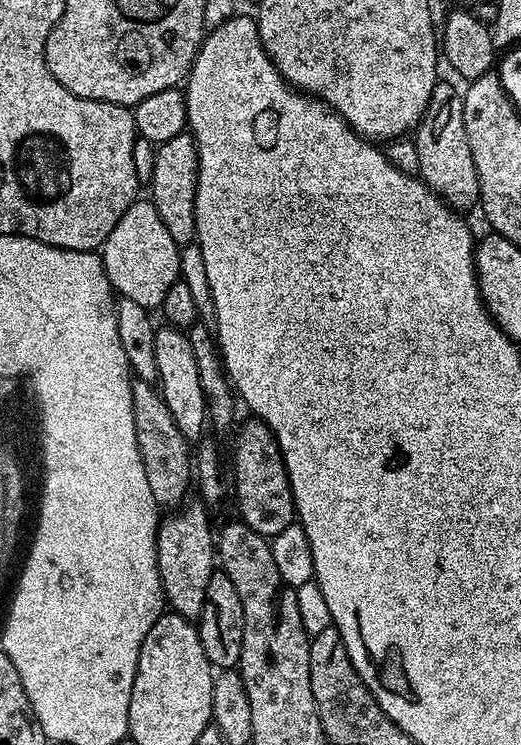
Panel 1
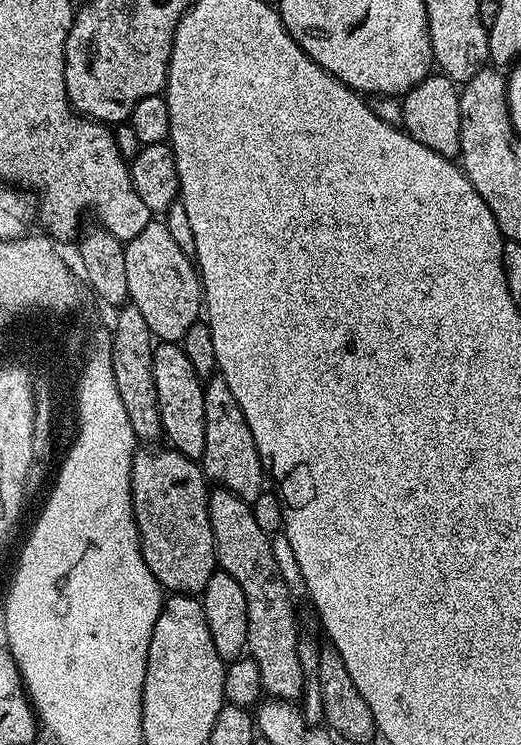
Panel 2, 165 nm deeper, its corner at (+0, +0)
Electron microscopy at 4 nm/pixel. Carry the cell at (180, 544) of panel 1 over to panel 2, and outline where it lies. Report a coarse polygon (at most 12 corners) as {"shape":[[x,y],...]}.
{"shape":[[171,446],[132,457],[140,553],[161,589],[218,571],[210,484]]}

